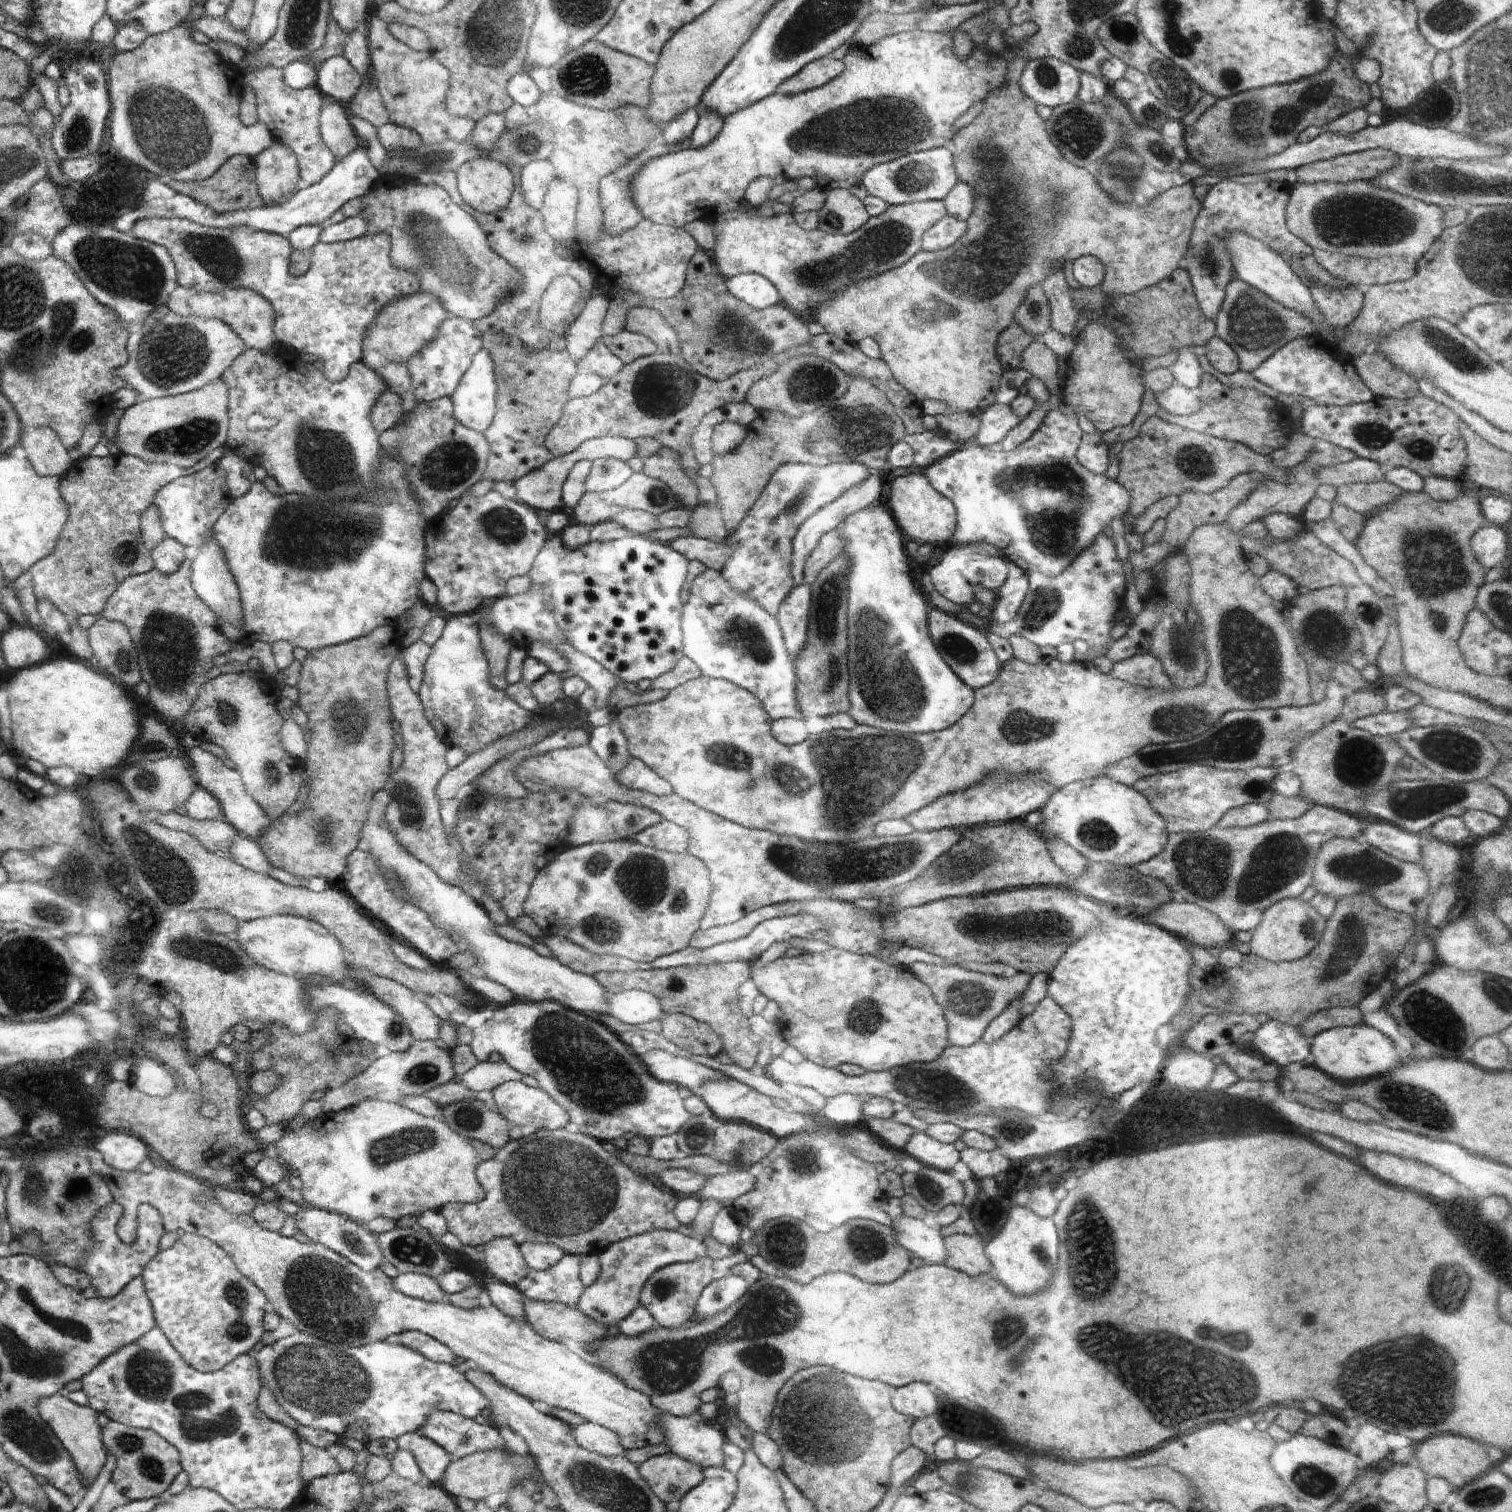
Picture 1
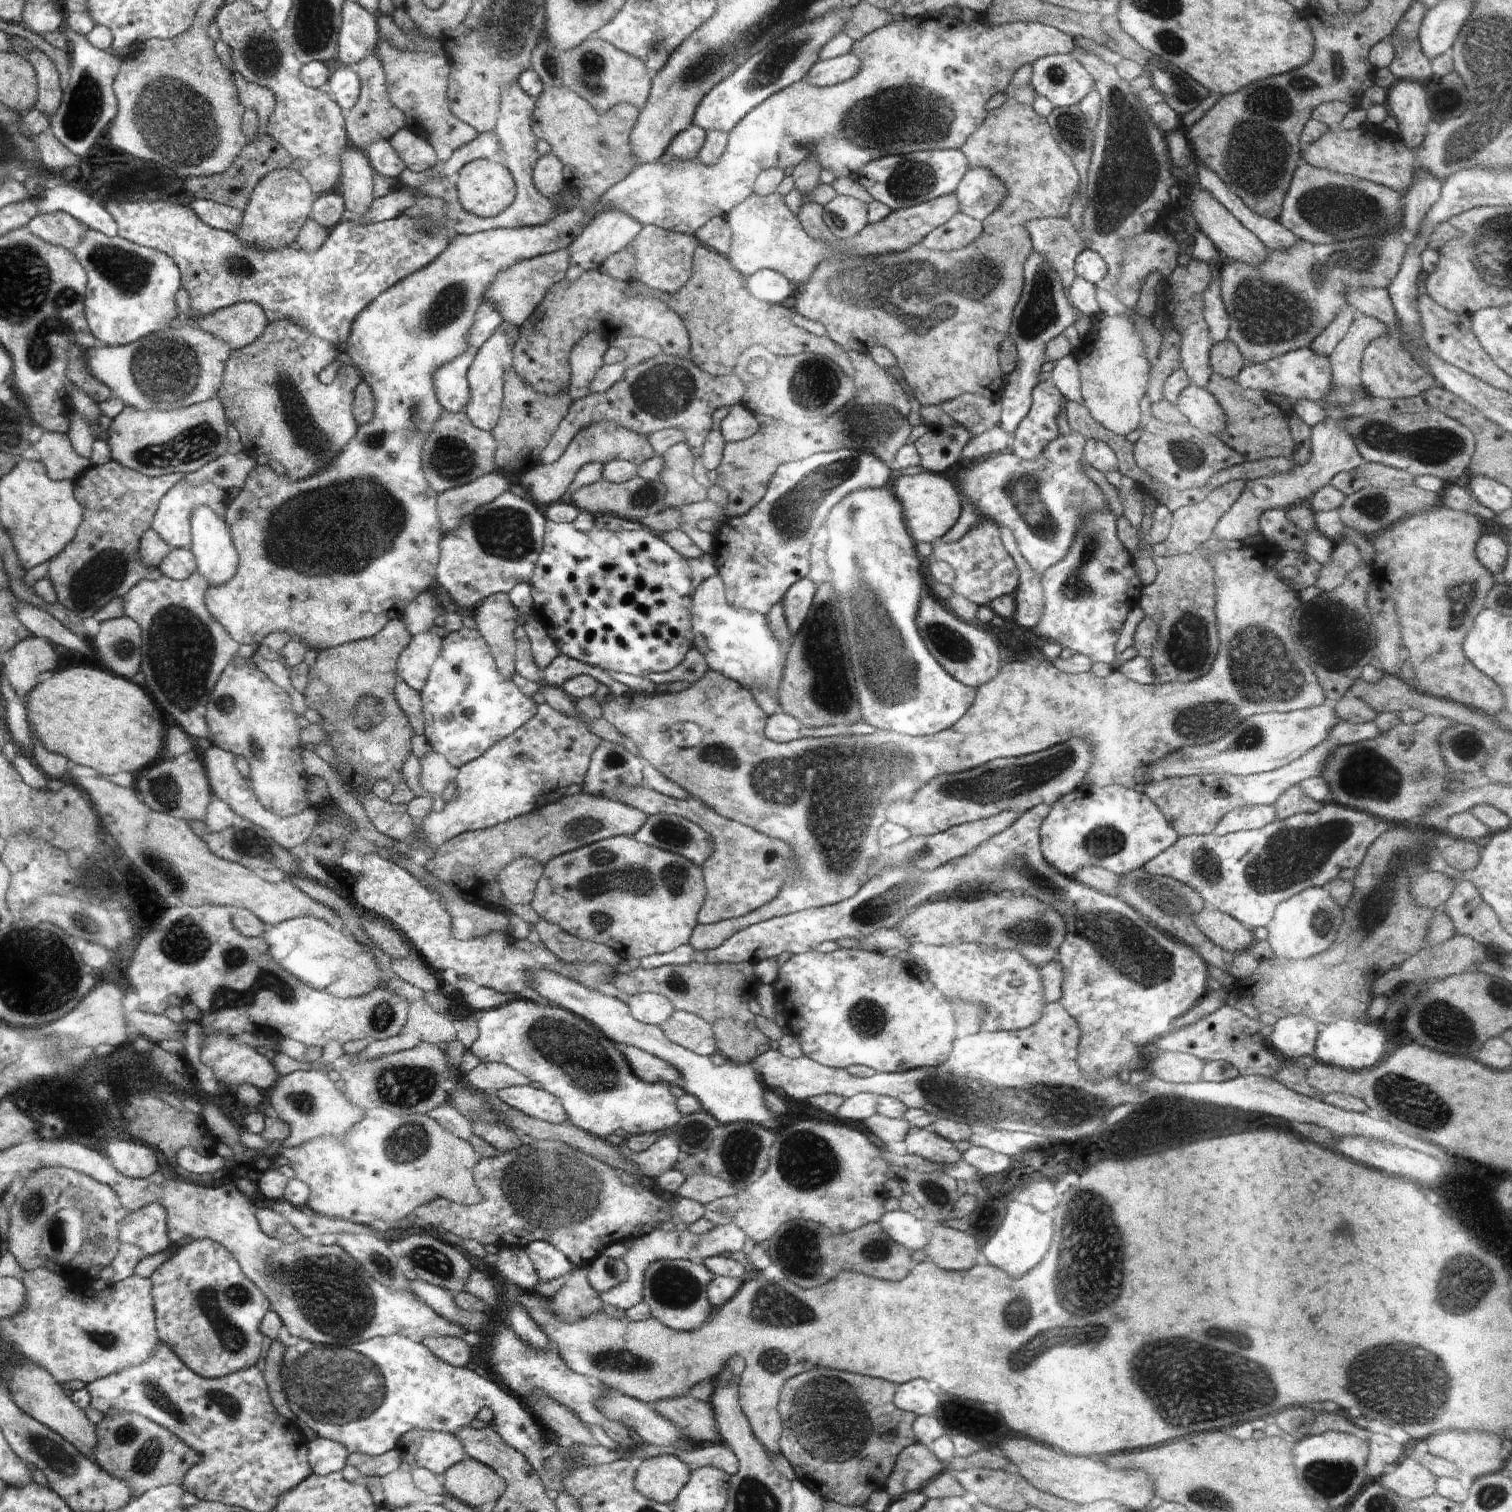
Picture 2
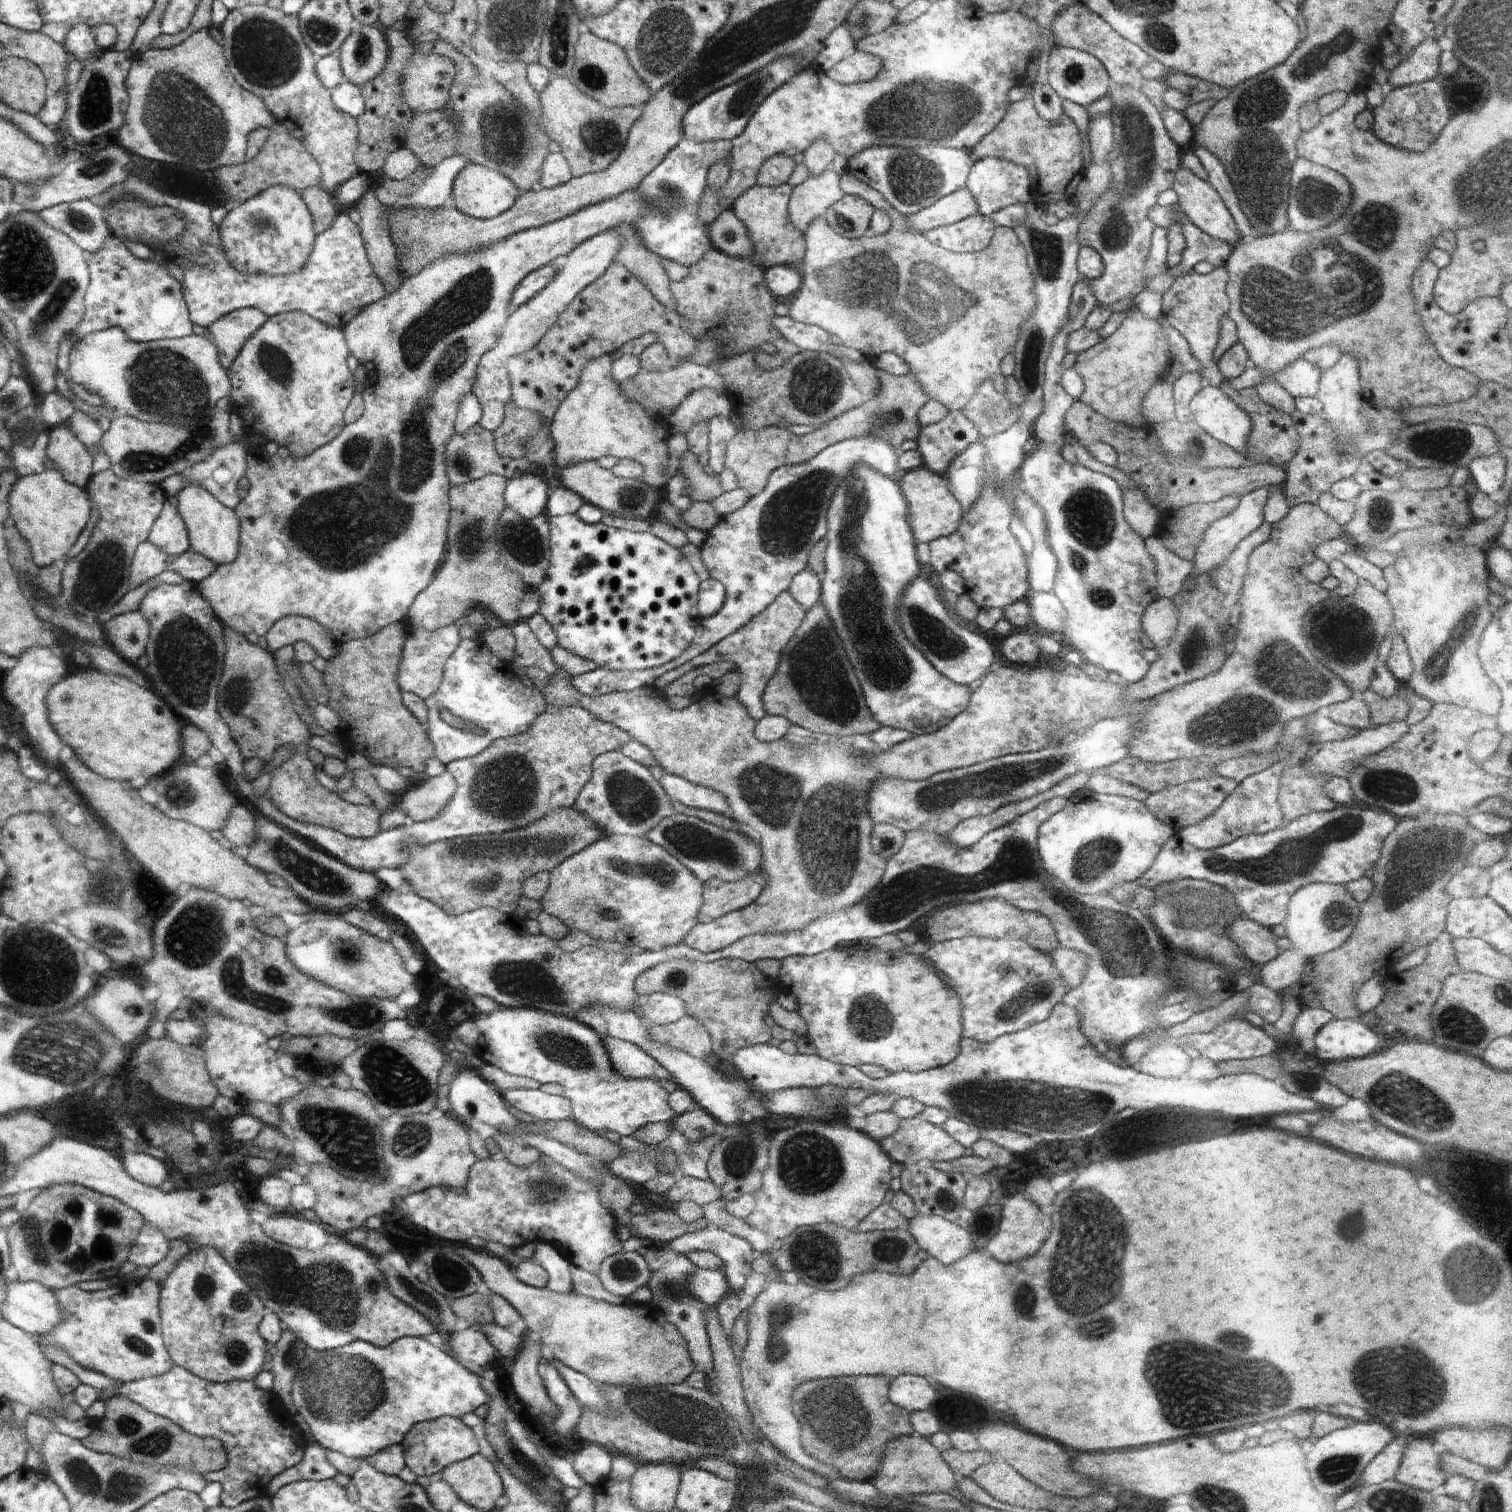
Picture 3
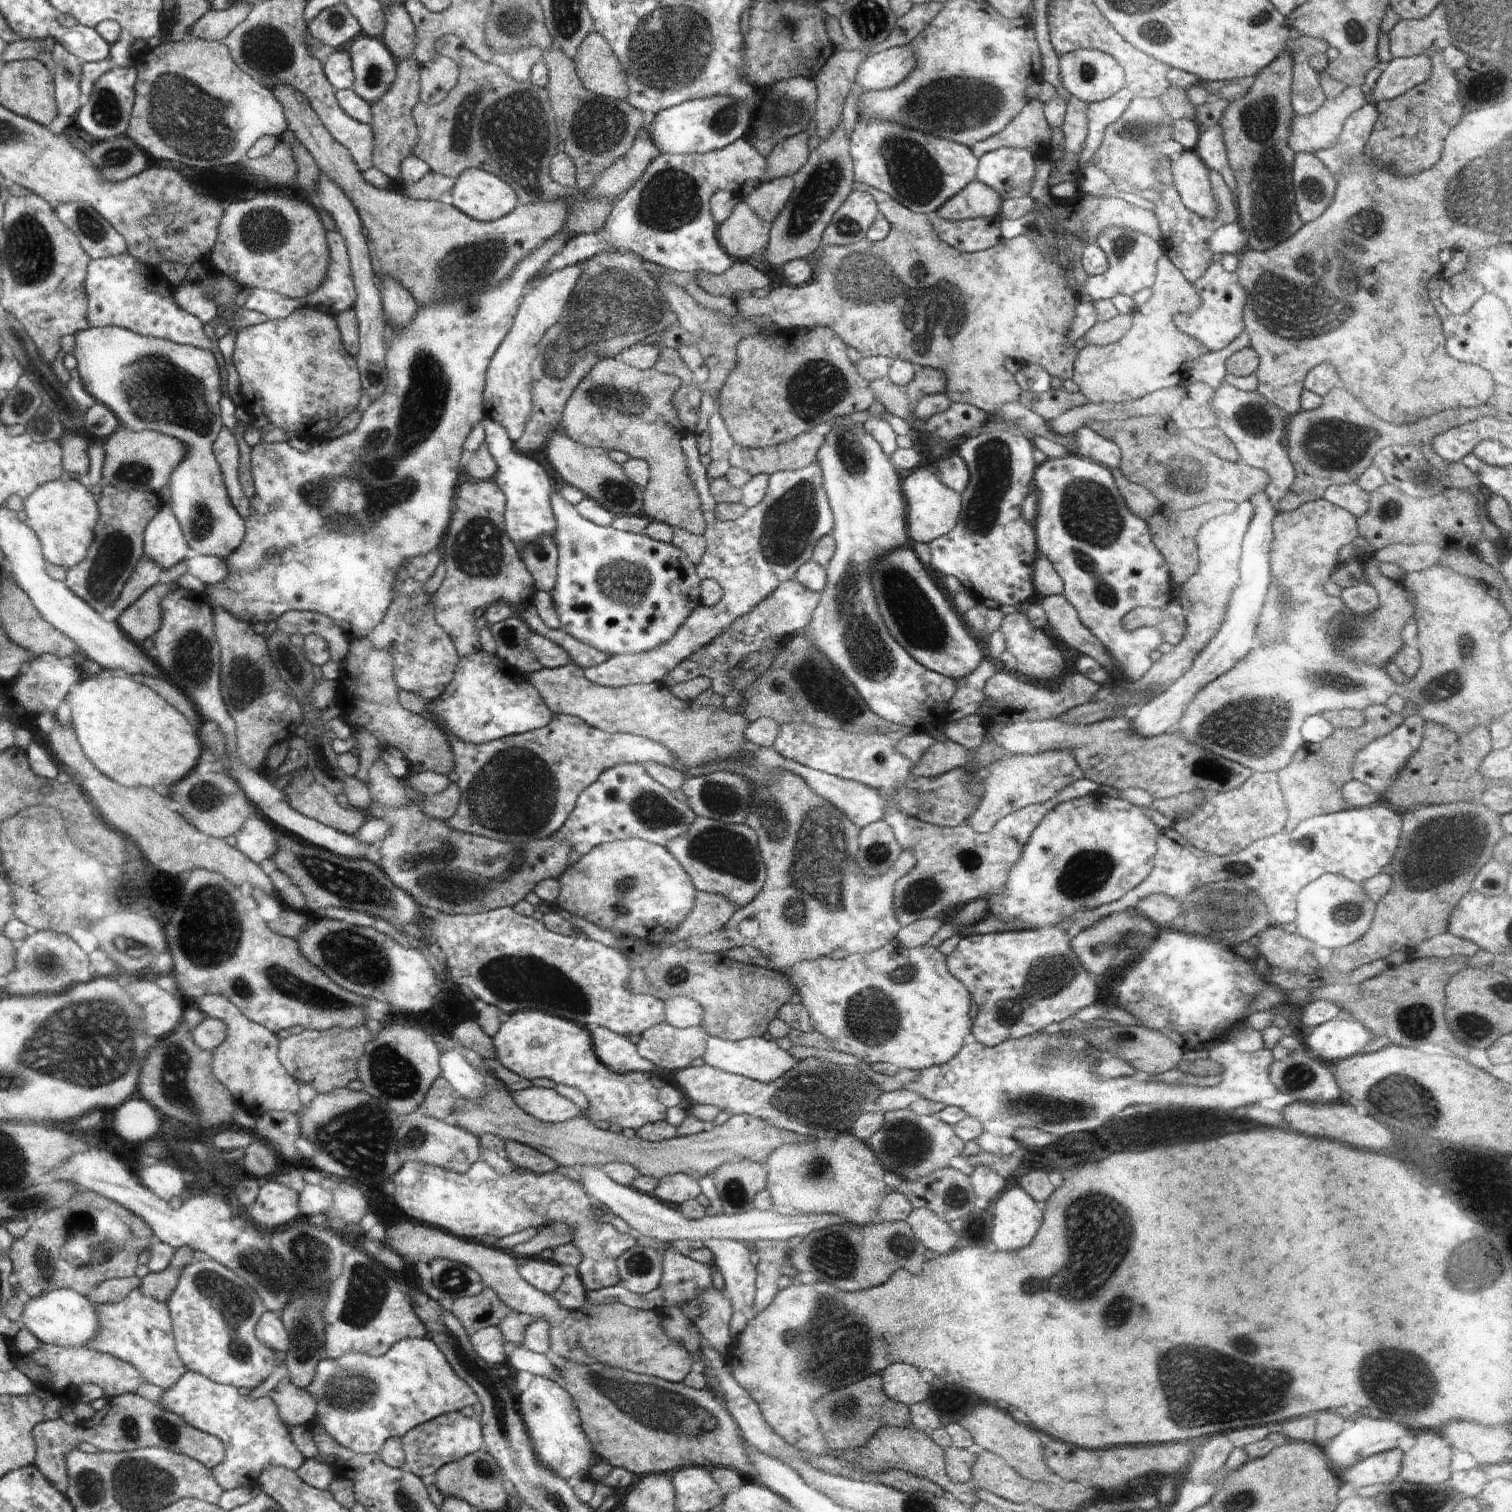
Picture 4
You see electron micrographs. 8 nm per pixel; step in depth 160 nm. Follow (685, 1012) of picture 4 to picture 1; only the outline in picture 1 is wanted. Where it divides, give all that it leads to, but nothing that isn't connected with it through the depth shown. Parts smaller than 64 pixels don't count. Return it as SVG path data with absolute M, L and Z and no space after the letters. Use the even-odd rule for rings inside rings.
M639 989L610 993L608 1000L607 1012L612 1021L640 1026L644 1022L661 1021L664 1016L658 998Z

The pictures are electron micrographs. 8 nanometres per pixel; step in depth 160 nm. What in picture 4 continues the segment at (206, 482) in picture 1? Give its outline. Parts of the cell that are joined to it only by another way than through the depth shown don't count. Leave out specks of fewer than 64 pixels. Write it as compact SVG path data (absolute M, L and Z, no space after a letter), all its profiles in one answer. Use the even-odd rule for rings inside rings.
M164 503L144 532L144 556L156 561L162 569L186 560L192 554L181 525L169 503Z

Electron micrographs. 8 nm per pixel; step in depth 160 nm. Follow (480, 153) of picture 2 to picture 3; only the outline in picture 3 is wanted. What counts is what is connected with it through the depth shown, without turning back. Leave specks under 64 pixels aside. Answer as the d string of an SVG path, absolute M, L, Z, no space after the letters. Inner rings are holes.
M452 155L443 160L436 168L431 168L431 174L419 187L402 197L400 203L394 204L393 209L433 209L450 203L456 175L466 164L468 160L462 155Z

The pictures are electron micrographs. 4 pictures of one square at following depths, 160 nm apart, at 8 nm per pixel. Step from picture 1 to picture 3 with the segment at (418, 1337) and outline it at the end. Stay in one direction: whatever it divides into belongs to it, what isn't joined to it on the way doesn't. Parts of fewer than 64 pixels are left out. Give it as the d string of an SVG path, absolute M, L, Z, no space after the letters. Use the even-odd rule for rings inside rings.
M463 1325L452 1335L451 1347L456 1360L467 1360L479 1367L490 1364L496 1356L494 1345L484 1332Z

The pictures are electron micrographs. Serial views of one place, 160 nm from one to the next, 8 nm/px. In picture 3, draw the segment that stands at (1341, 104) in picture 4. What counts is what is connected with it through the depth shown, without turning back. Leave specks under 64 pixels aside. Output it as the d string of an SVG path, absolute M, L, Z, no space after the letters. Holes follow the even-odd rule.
M1348 93L1342 107L1322 115L1312 130L1301 131L1295 144L1299 157L1334 169L1347 180L1351 189L1349 207L1338 220L1307 233L1288 230L1243 238L1224 263L1229 276L1226 285L1230 299L1227 316L1235 322L1238 340L1248 352L1250 364L1268 374L1255 388L1257 396L1287 415L1297 410L1296 398L1270 375L1276 375L1298 357L1302 358L1310 348L1326 344L1336 344L1342 354L1348 354L1358 362L1360 384L1367 405L1402 410L1422 404L1448 404L1472 398L1479 389L1479 378L1460 367L1452 367L1436 352L1419 314L1412 309L1411 293L1411 278L1425 258L1425 247L1434 247L1436 238L1446 230L1446 224L1438 220L1438 212L1446 212L1446 208L1454 212L1450 188L1458 188L1458 192L1462 192L1462 183L1466 184L1466 175L1469 175L1470 168L1474 168L1474 160L1470 160L1470 156L1450 160L1454 152L1446 152L1442 144L1438 144L1434 152L1398 150L1384 144L1371 130L1360 130L1353 119L1370 106L1364 93Z

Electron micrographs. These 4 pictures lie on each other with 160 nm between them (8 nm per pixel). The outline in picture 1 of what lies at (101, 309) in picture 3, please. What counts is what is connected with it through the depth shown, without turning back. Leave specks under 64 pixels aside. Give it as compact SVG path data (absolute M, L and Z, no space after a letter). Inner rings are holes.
M111 224L99 228L69 225L53 237L53 253L77 273L90 294L112 309L127 329L147 320L156 307L166 304L176 290L176 262L166 247L115 230Z

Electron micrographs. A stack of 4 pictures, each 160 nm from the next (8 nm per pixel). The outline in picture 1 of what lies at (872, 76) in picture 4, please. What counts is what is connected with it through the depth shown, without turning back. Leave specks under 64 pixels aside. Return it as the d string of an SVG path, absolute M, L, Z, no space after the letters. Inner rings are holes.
M834 56L810 62L798 74L794 74L789 80L782 82L776 88L776 94L792 95L822 87L822 84L830 82L840 72L844 72L844 64L842 64L842 59L836 60Z

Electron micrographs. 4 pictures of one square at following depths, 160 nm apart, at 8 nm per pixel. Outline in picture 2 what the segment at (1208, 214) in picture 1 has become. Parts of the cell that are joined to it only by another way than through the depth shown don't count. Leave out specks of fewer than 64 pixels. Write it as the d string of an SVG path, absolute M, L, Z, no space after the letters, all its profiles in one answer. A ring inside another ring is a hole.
M1218 256L1211 264L1211 277L1209 287L1203 292L1203 317L1211 332L1214 343L1227 339L1229 329L1229 315L1226 312L1221 297L1221 270L1226 261Z

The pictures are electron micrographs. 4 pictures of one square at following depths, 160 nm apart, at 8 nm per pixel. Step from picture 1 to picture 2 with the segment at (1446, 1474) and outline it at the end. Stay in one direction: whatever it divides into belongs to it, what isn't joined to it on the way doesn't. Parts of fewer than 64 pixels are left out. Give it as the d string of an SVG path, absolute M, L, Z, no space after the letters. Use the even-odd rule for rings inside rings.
M1440 1432L1426 1440L1426 1448L1430 1454L1454 1462L1470 1478L1492 1474L1504 1466L1498 1436L1486 1432Z

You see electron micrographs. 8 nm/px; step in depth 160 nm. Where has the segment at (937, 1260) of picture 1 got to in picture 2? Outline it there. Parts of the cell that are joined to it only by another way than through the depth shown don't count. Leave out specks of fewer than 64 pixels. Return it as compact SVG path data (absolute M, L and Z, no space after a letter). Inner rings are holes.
M902 1210L886 1212L886 1214L882 1214L879 1224L892 1240L896 1240L898 1244L906 1246L910 1250L926 1246L928 1229L925 1228L922 1220L909 1212L902 1212Z

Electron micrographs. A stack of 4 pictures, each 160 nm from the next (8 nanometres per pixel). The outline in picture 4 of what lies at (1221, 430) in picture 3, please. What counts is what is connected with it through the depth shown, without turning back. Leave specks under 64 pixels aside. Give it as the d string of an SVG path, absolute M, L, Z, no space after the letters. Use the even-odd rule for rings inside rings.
M1224 384L1222 388L1216 390L1216 396L1213 396L1211 406L1218 412L1218 418L1220 418L1218 427L1233 440L1239 460L1267 472L1268 482L1264 492L1277 510L1281 498L1294 484L1296 475L1286 445L1286 432L1290 416L1264 398L1256 389L1252 392L1243 391L1230 384Z

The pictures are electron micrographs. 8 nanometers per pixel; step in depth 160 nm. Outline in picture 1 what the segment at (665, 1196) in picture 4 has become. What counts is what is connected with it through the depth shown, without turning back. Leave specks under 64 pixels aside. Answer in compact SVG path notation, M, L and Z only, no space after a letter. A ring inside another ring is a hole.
M748 1172L711 1176L697 1192L696 1196L700 1200L712 1199L725 1204L727 1201L738 1198L755 1189L754 1182L756 1180Z

